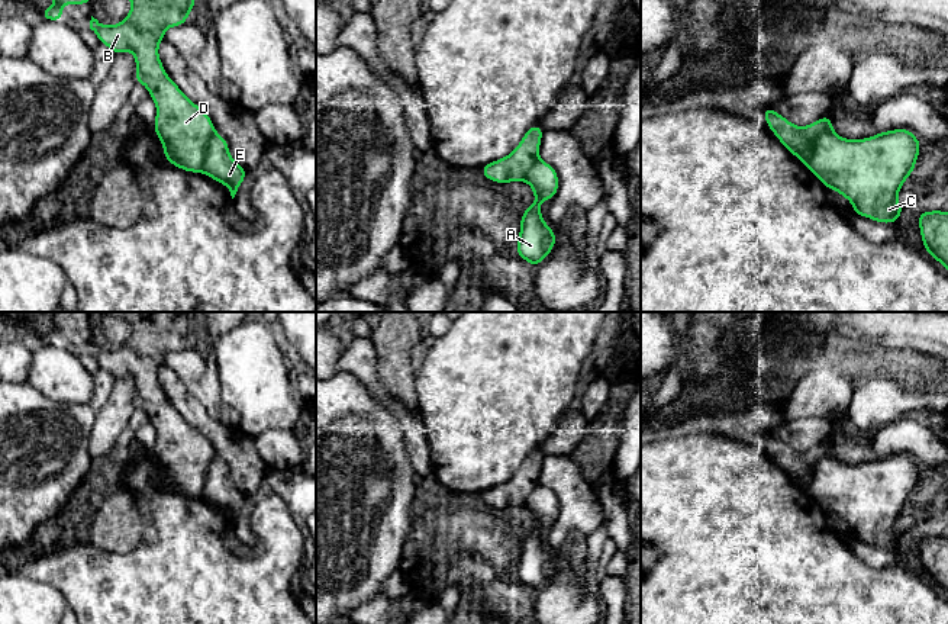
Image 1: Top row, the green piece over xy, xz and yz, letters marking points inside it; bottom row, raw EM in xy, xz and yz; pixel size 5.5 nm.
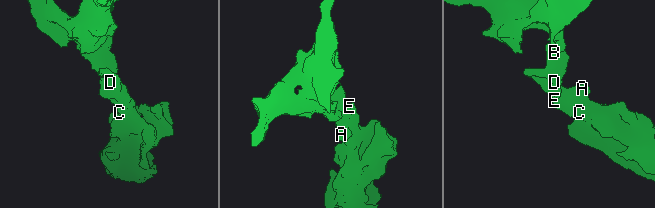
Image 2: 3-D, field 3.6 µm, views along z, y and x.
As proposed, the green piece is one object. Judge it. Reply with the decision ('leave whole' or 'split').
split

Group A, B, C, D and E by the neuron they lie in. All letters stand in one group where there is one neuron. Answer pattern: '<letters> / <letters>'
A C E / B D

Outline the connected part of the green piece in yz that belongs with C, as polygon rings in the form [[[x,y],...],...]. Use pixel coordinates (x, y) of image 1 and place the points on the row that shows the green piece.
[[[831,126],[818,136],[807,168],[826,190],[832,189],[851,202],[852,215],[861,215],[880,223],[893,223],[899,222],[905,209],[896,196],[905,180],[913,174],[920,144],[915,134],[905,128],[877,132],[871,138],[844,139]]]

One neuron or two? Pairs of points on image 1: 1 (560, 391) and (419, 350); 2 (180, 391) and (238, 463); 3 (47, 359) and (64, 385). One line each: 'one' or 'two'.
1: two
2: one
3: one

